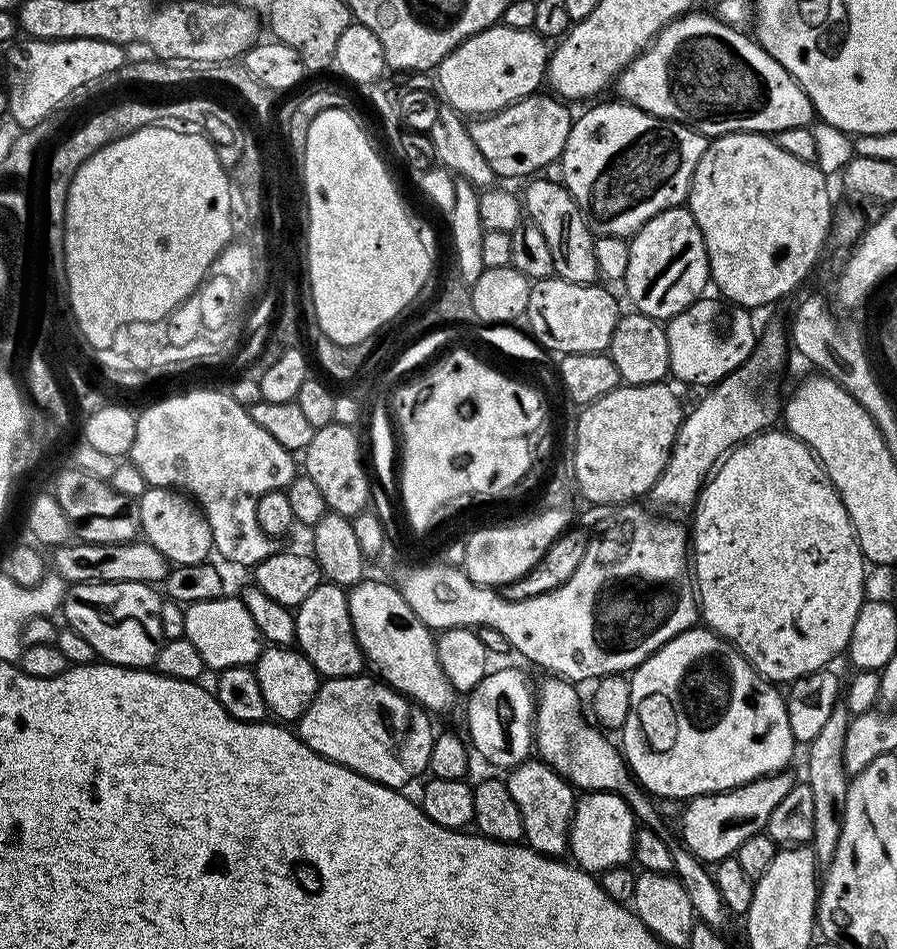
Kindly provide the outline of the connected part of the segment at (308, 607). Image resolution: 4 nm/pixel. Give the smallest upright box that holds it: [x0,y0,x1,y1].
[294,582,366,680]

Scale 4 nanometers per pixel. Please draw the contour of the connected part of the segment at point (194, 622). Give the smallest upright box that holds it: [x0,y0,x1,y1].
[184,594,266,670]

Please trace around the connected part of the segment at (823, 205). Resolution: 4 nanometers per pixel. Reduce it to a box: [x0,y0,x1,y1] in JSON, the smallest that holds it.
[686,132,834,310]

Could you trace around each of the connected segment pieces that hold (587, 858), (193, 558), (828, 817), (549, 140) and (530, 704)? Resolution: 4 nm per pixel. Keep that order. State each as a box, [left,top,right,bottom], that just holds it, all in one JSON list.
[[568,791,637,874],[138,486,213,565],[806,702,852,866],[470,94,573,178],[467,668,536,770]]

